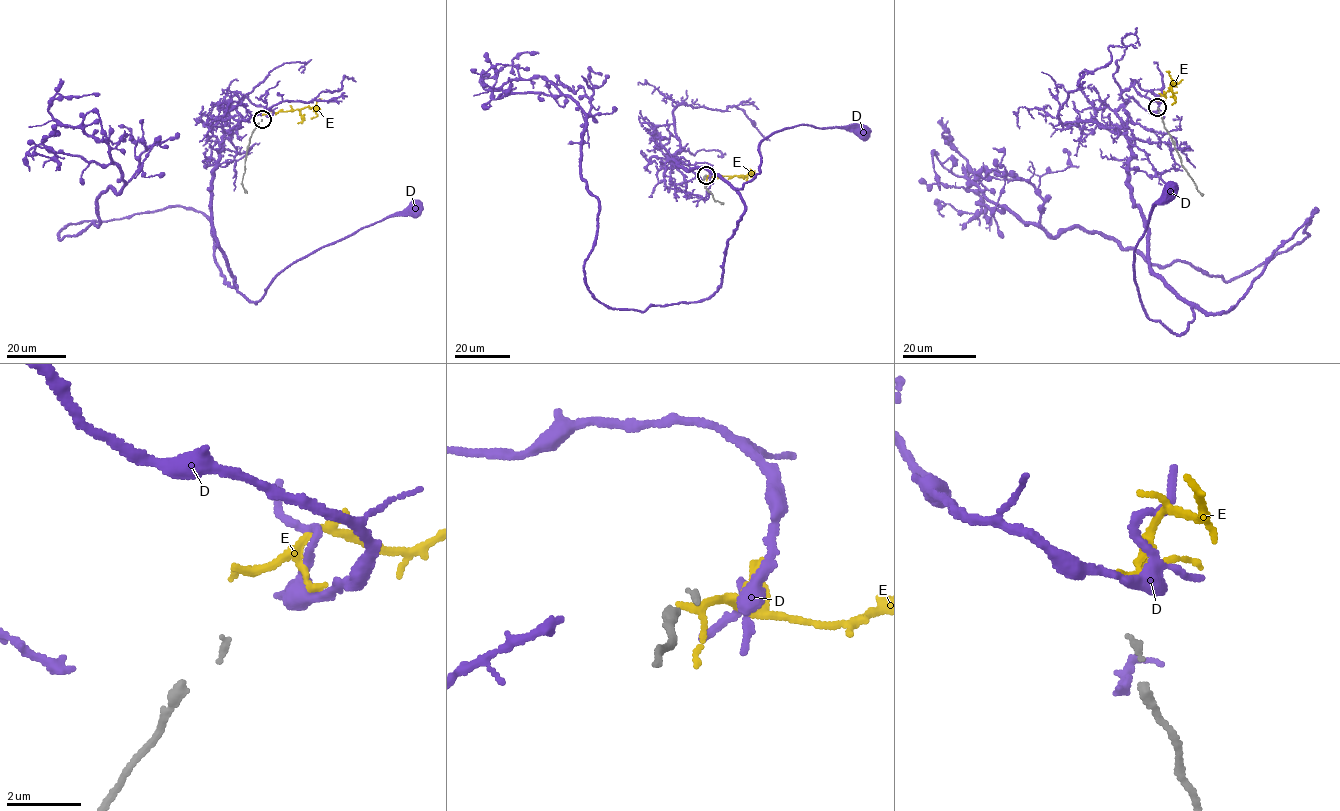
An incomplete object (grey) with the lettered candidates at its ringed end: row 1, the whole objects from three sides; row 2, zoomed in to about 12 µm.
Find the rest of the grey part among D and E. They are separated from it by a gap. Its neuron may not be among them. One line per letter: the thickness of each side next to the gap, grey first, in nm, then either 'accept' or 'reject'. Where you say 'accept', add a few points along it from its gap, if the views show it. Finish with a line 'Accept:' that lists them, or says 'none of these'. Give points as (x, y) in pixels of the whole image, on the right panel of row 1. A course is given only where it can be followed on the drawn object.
D: calibres 140 and 320 nm; reject
E: calibres 140 and 180 nm; reject
Accept: none of these

